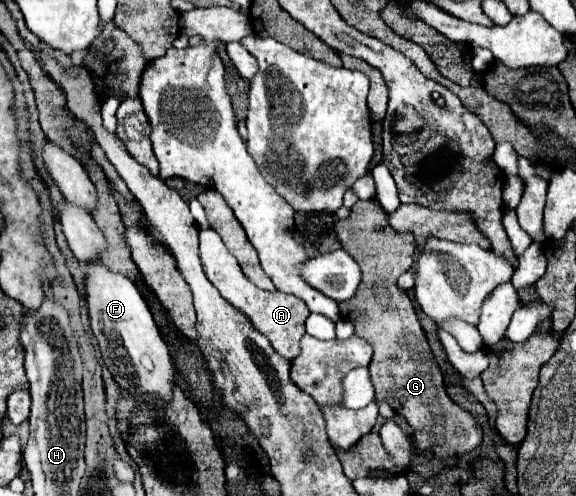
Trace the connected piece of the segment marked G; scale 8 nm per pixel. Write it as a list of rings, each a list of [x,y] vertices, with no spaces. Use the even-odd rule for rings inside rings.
[[[378,200],[356,202],[350,216],[334,224],[334,232],[342,248],[362,270],[358,292],[350,300],[340,302],[340,314],[354,324],[356,336],[368,340],[374,348],[374,358],[368,368],[376,400],[388,400],[394,412],[408,420],[416,430],[414,442],[422,450],[430,450],[436,456],[454,456],[478,448],[482,442],[482,430],[472,414],[448,398],[440,368],[436,366],[424,330],[418,324],[414,306],[408,294],[396,286],[396,278],[408,272],[414,264],[416,246],[412,232],[394,230],[388,224],[388,212]]]

